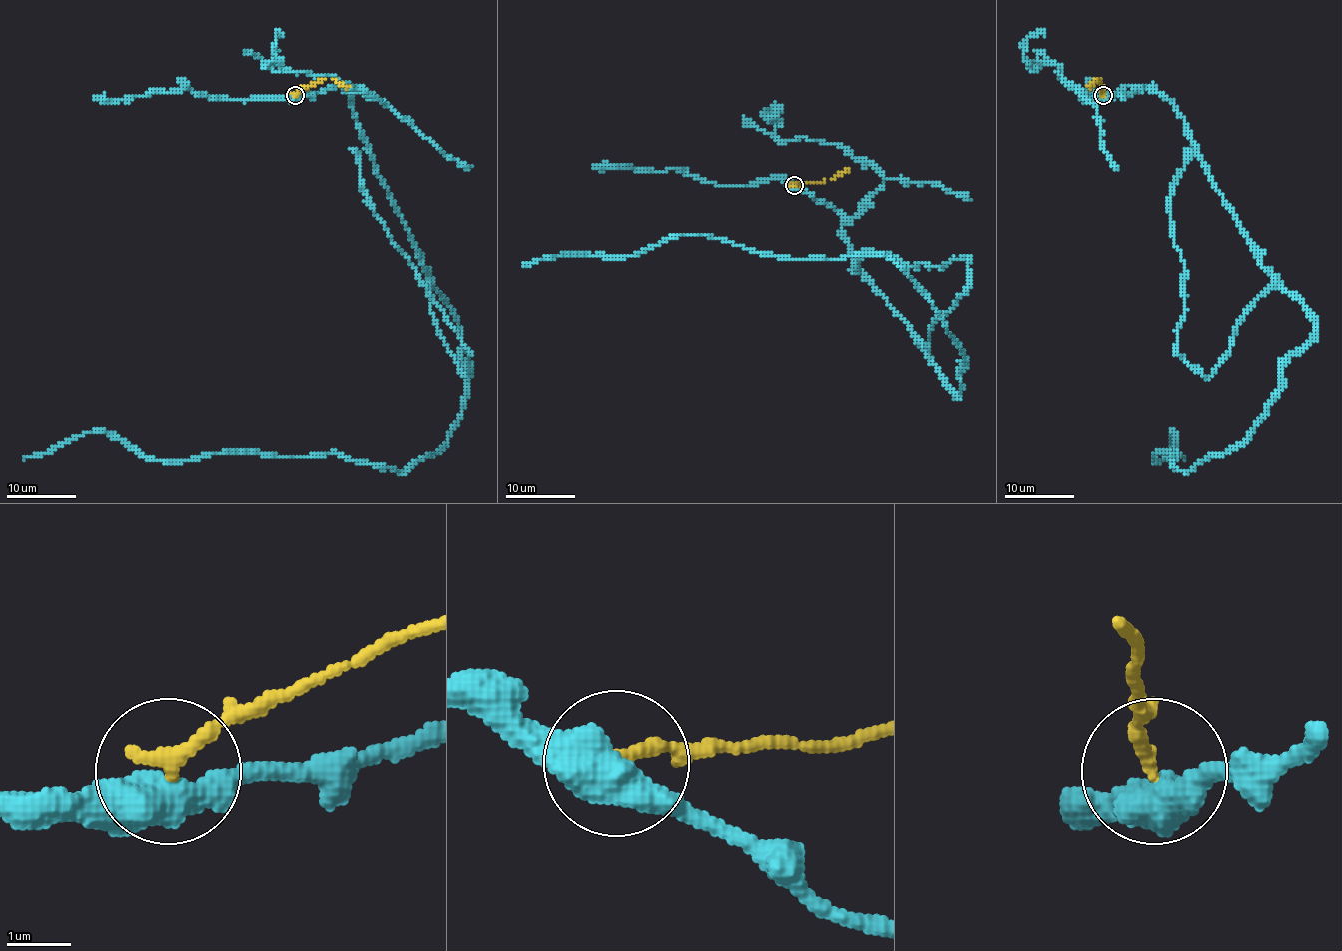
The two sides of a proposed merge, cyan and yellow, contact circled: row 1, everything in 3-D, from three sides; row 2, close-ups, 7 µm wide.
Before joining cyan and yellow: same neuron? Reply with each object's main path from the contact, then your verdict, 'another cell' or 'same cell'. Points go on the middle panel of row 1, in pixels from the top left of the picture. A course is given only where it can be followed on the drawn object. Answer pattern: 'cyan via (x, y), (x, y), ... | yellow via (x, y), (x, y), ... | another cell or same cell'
cyan via (793, 185), (844, 218), (856, 266), (958, 399), (960, 348), (886, 257), (671, 236), (522, 267) | yellow via (793, 185), (832, 180), (846, 167) | another cell

